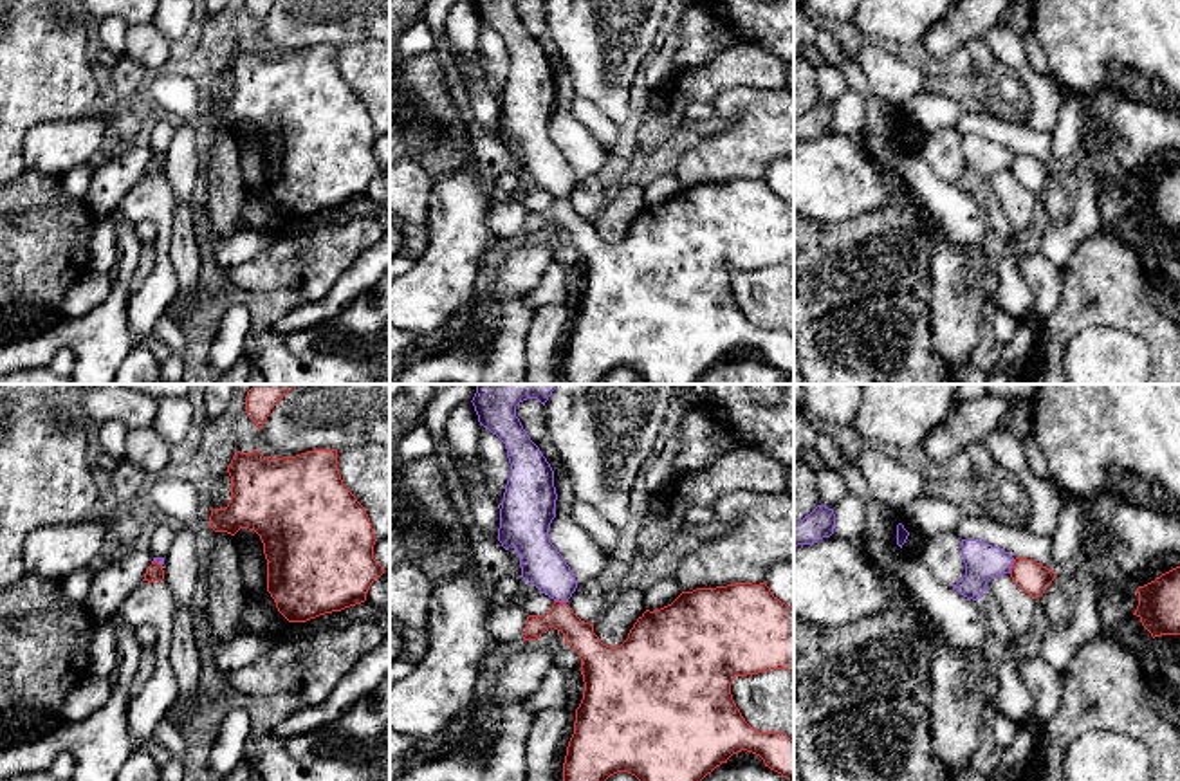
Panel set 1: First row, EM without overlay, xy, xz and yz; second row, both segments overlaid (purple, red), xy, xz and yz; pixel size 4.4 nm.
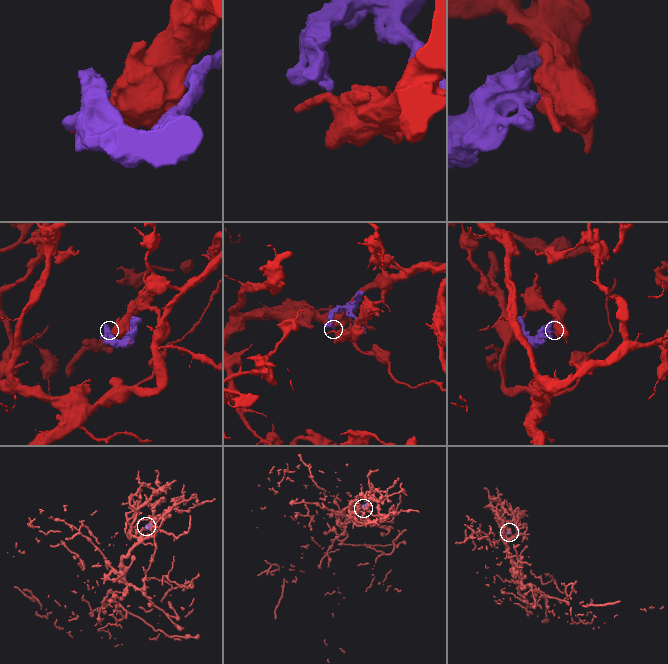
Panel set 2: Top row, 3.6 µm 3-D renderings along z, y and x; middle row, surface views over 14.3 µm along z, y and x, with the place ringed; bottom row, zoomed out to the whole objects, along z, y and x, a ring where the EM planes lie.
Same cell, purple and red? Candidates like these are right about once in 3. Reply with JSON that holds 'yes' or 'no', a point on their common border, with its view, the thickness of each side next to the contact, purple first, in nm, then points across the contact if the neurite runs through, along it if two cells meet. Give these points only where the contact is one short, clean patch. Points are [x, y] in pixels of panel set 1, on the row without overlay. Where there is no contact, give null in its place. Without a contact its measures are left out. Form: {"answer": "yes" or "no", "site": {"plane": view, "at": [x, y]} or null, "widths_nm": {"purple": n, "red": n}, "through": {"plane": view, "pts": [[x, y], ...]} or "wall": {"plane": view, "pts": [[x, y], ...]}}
{"answer": "no", "site": {"plane": "yz", "at": [1011, 163]}, "widths_nm": {"purple": 160, "red": 140}, "wall": {"plane": "yz", "pts": [[1014, 156], [1009, 168]]}}

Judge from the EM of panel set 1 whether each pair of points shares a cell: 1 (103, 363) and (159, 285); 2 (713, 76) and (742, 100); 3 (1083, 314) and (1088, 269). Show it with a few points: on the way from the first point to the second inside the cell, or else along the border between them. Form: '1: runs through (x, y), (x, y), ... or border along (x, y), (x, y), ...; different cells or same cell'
1: border along (127, 298), (127, 323), (138, 334), (148, 336); different cells
2: border along (771, 89), (731, 87), (720, 91), (709, 101); different cells
3: runs through (1085, 303), (1088, 300), (1088, 280); same cell

